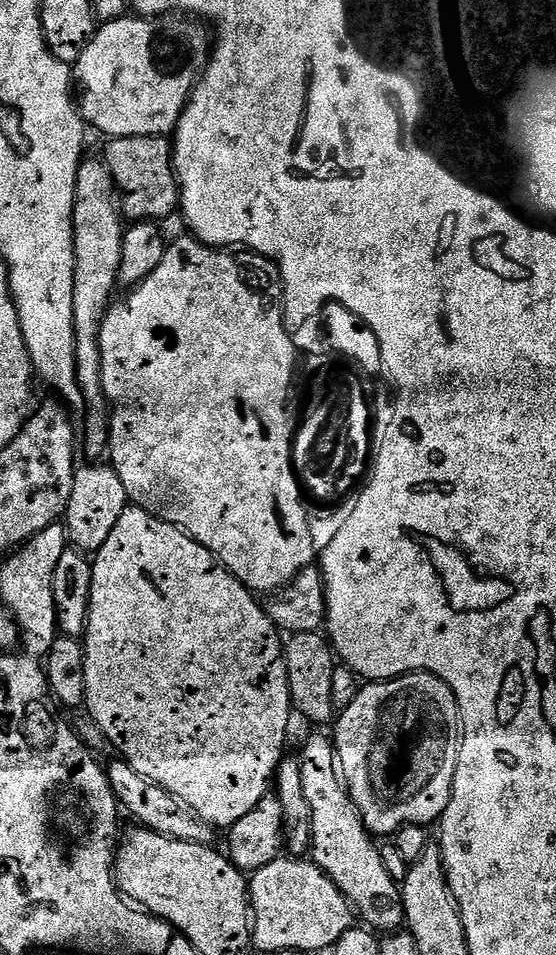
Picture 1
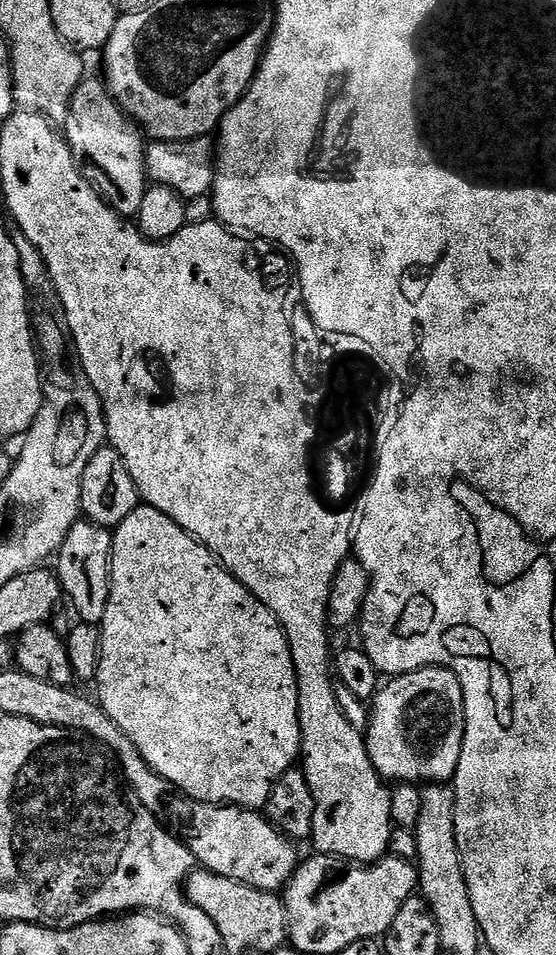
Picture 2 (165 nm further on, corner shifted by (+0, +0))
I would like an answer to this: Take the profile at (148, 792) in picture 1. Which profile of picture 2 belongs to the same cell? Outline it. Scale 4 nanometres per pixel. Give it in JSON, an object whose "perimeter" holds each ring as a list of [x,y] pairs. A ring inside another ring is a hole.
{"perimeter":[[[187,798],[181,801],[178,836],[203,871],[234,878],[263,892],[279,893],[287,885],[302,856],[296,853],[297,845],[274,827],[267,815],[251,808],[203,804]]]}

